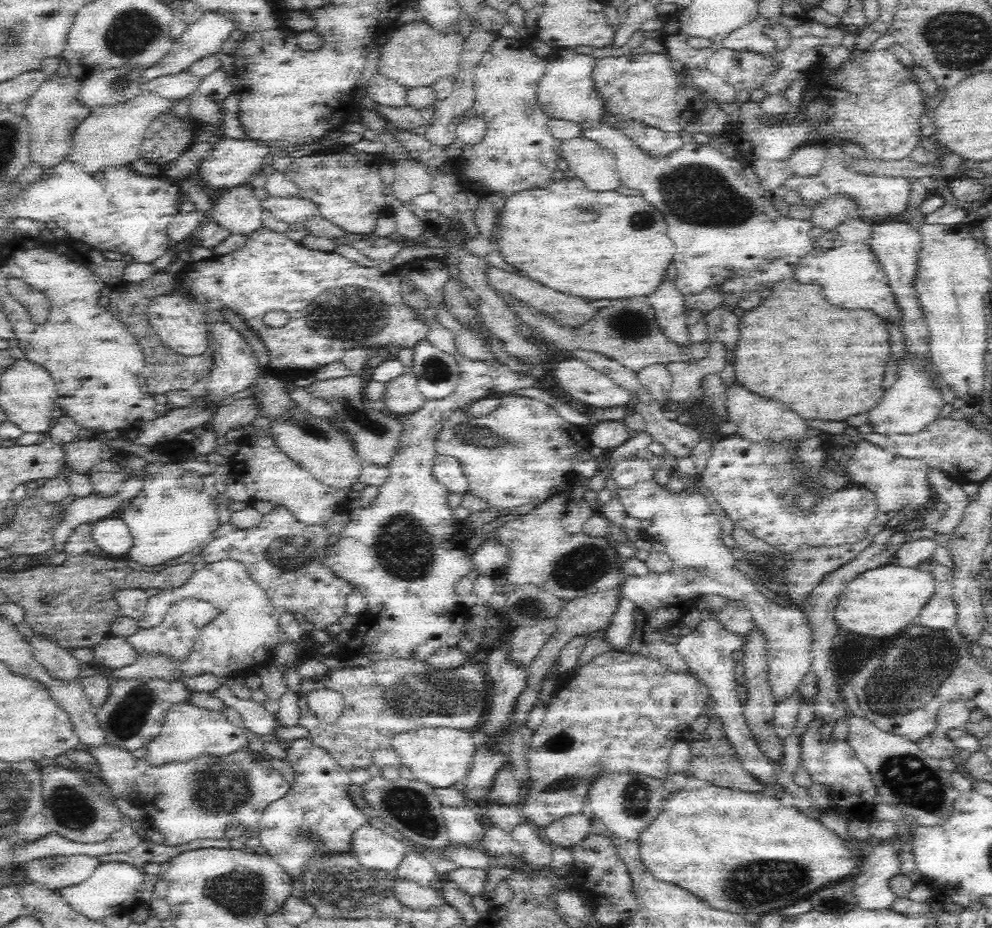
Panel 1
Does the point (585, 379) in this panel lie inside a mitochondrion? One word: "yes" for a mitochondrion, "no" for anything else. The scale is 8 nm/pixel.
no

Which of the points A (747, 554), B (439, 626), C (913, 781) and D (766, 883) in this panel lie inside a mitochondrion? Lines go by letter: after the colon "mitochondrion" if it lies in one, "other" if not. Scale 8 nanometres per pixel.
A: other
B: other
C: mitochondrion
D: mitochondrion

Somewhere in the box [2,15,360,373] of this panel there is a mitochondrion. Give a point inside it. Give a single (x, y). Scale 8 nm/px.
(123, 78)

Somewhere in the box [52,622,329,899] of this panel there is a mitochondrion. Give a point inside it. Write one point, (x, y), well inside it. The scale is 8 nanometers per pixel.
(217, 788)

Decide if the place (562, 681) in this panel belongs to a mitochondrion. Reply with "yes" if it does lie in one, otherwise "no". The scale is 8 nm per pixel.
no

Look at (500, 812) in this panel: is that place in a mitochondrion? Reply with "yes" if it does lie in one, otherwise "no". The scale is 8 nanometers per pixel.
no

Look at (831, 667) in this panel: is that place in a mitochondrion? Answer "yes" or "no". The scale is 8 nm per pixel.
no

